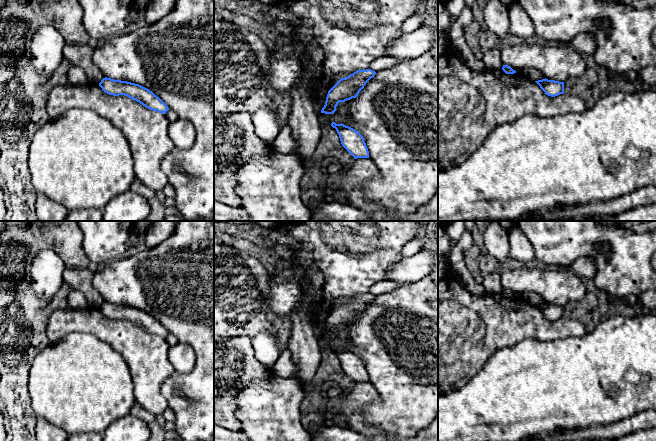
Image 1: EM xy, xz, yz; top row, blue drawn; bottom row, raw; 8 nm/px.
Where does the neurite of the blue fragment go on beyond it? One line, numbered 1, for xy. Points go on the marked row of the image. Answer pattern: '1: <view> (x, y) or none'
1: none

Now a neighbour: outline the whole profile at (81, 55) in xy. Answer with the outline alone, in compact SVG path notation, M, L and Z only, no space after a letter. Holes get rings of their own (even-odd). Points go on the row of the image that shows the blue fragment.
M65 44L63 57L71 65L82 68L89 83L99 84L105 77L93 62L93 51L94 49L89 44Z

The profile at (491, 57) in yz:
M483 48L483 63L487 69L501 70L503 63L501 61L500 49L486 49Z

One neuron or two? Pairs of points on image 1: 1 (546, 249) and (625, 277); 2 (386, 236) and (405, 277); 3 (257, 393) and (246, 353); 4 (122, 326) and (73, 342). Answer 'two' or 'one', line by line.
1: one
2: two
3: two
4: two

